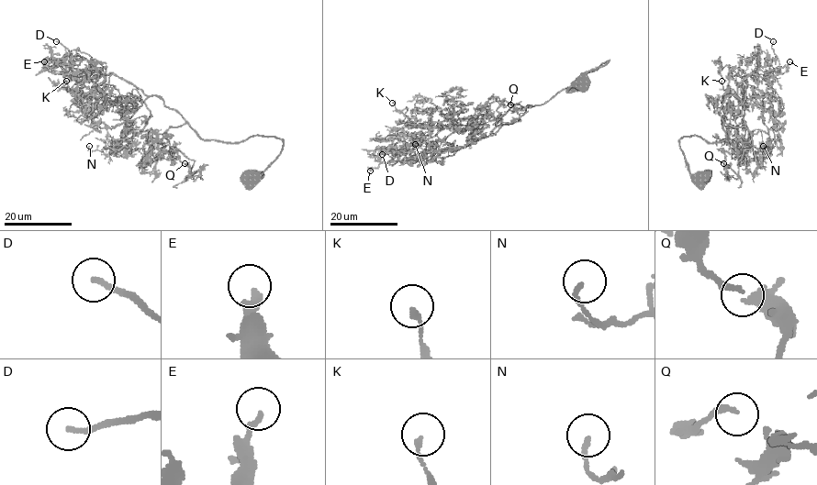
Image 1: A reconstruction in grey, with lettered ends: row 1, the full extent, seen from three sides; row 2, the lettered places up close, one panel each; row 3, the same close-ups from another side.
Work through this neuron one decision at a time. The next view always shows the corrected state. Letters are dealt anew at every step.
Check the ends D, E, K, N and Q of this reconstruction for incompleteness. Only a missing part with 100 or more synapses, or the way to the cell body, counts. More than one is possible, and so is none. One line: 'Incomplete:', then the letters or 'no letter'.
Incomplete: D, E

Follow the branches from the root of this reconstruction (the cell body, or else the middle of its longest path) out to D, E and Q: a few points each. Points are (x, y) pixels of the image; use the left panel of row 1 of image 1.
D: (256, 177), (279, 153), (280, 139), (206, 140), (158, 97), (112, 72), (76, 70), (56, 41)
E: (256, 177), (279, 153), (280, 139), (206, 140), (161, 99), (112, 72), (54, 73), (44, 61)
Q: (256, 177), (279, 153), (280, 139), (223, 143), (187, 123), (170, 126), (171, 158), (175, 151), (184, 163)

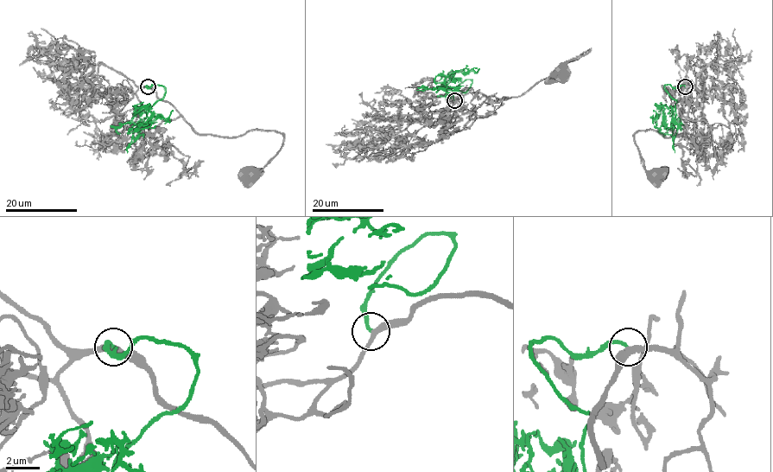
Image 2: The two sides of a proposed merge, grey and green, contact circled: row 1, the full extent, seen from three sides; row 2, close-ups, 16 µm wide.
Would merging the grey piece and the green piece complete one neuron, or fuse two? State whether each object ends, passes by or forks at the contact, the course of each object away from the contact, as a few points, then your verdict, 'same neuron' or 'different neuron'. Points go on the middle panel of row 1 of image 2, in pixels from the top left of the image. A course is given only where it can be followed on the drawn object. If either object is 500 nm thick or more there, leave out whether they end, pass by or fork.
grey passes by | green ends | grey via (454, 100), (474, 92), (500, 99), (517, 98), (590, 49), (585, 55), (572, 58), (561, 73) | green via (454, 100), (454, 90), (461, 83), (472, 83), (465, 92), (452, 91), (444, 88), (446, 76), (479, 68) | same neuron

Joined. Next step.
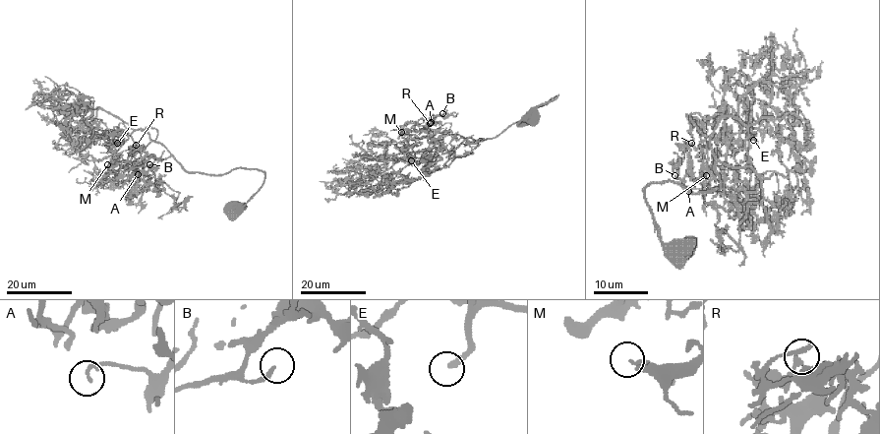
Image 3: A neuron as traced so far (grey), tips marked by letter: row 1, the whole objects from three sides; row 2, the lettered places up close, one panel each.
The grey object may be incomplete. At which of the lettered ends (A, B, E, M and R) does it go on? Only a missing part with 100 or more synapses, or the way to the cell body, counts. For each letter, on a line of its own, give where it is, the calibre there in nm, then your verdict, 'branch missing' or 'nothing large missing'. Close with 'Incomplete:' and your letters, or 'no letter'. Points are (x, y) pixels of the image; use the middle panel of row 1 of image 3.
A: at (431, 122); 180 nm thick; nothing large missing
B: at (442, 113); 160 nm thick; nothing large missing
E: at (411, 160); 200 nm thick; branch missing
M: at (401, 132); 160 nm thick; nothing large missing
R: at (430, 123); 120 nm thick; nothing large missing
Incomplete: E

